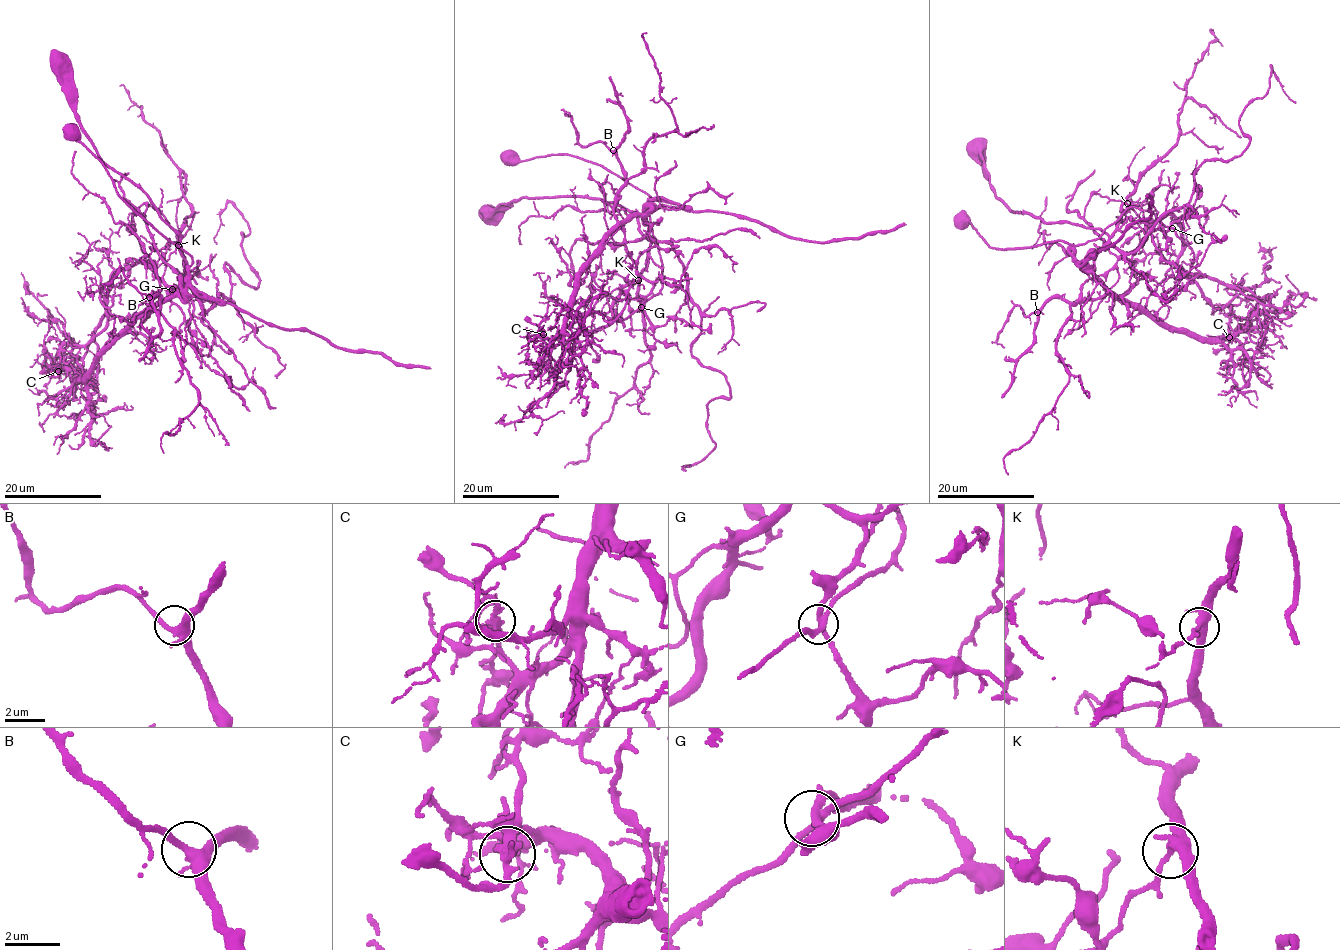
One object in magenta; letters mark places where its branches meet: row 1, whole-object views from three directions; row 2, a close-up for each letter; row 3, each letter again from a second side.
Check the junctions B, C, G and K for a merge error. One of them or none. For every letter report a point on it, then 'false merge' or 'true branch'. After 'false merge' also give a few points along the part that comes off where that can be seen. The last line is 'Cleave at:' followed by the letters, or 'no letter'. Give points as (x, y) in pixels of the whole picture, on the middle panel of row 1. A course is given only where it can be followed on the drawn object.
B: place (613, 150); true branch
C: place (543, 334); false merge; course (543, 334), (548, 349), (587, 313), (620, 321), (659, 292), (652, 198), (563, 154), (501, 156)
G: place (641, 307); true branch
K: place (638, 280); true branch
Cleave at: C

